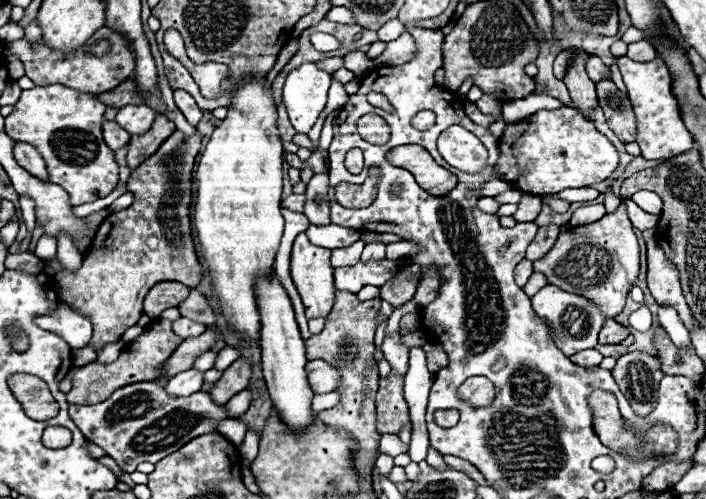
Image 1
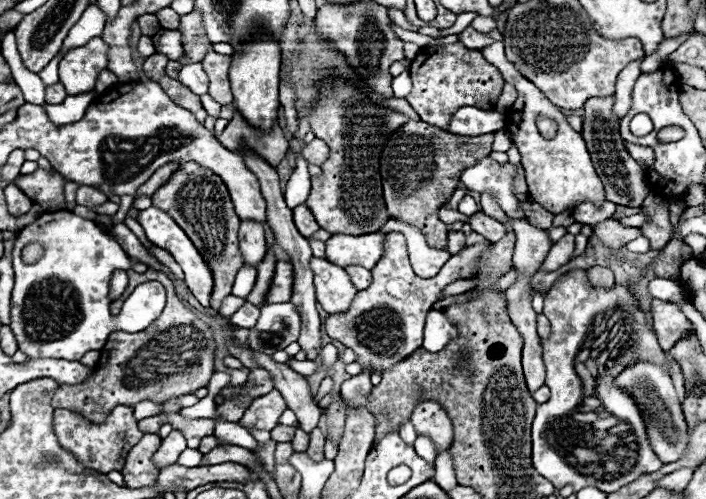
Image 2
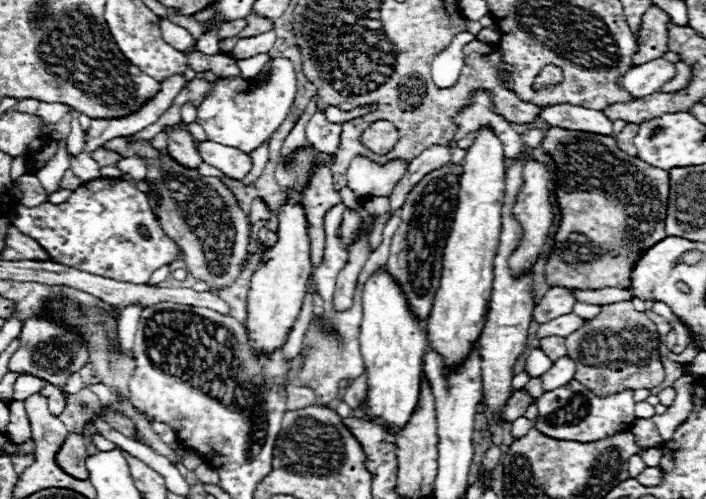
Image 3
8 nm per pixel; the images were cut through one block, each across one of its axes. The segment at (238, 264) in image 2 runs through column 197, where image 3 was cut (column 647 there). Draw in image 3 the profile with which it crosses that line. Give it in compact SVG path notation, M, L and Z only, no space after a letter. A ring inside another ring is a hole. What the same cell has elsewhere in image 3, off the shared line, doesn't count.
M550 128L542 142L542 148L554 162L556 174L556 206L560 210L560 224L554 234L554 246L546 260L544 278L548 286L564 288L626 288L632 264L644 248L650 248L664 234L666 202L668 202L668 172L644 164L640 158L632 158L616 146L616 138L600 136L592 132Z

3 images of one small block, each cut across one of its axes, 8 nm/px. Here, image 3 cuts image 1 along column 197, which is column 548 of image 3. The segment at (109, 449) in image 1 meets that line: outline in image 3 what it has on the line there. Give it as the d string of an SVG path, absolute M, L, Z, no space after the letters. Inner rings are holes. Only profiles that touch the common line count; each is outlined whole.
M576 380L564 384L564 388L544 392L536 400L536 406L538 406L538 418L534 422L534 428L544 432L544 436L556 440L576 440L576 442L604 440L608 436L614 436L616 432L626 432L636 418L634 416L636 402L632 400L632 390L600 398Z

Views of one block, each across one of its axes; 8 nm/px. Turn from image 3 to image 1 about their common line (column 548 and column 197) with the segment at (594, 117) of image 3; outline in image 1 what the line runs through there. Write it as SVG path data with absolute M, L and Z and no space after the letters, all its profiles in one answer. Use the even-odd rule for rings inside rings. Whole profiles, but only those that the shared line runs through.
M174 92L174 100L176 100L176 106L182 110L182 114L186 116L186 120L192 126L196 126L202 120L204 112L196 106L196 102L192 100L192 96L188 96L186 92Z

